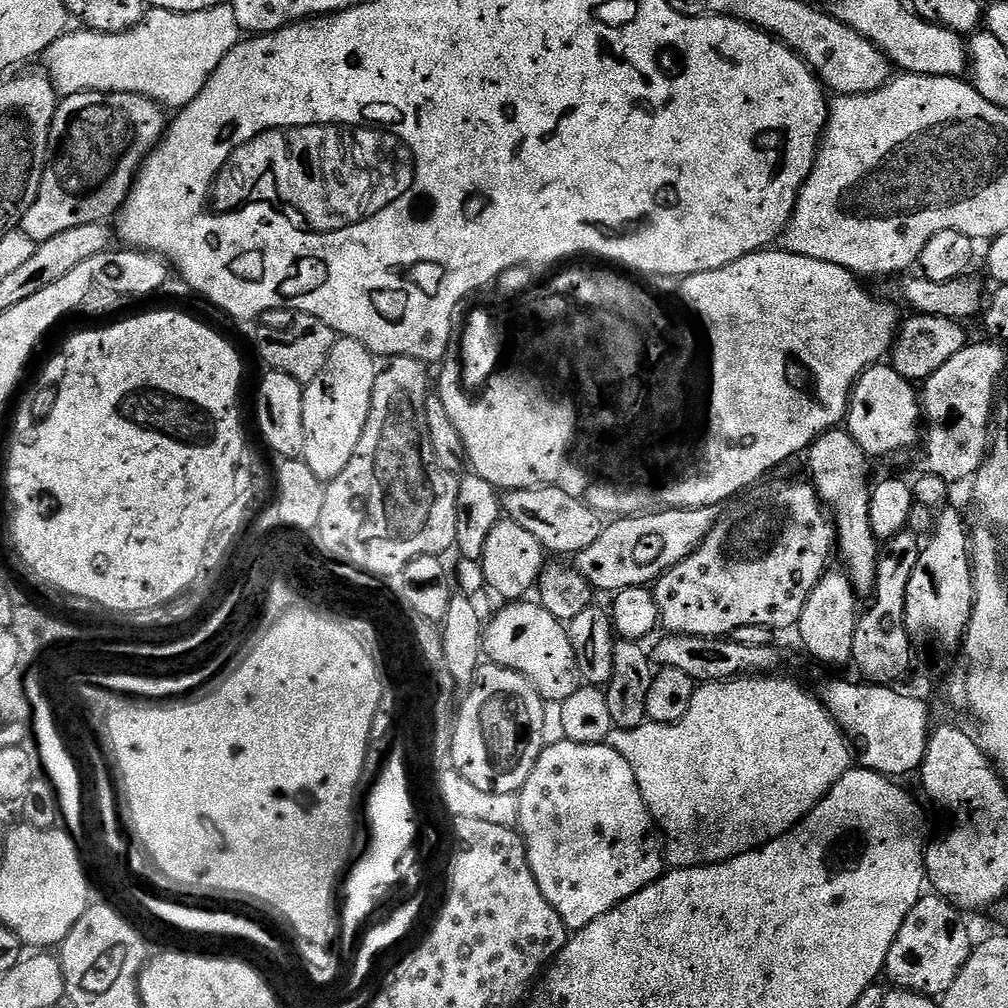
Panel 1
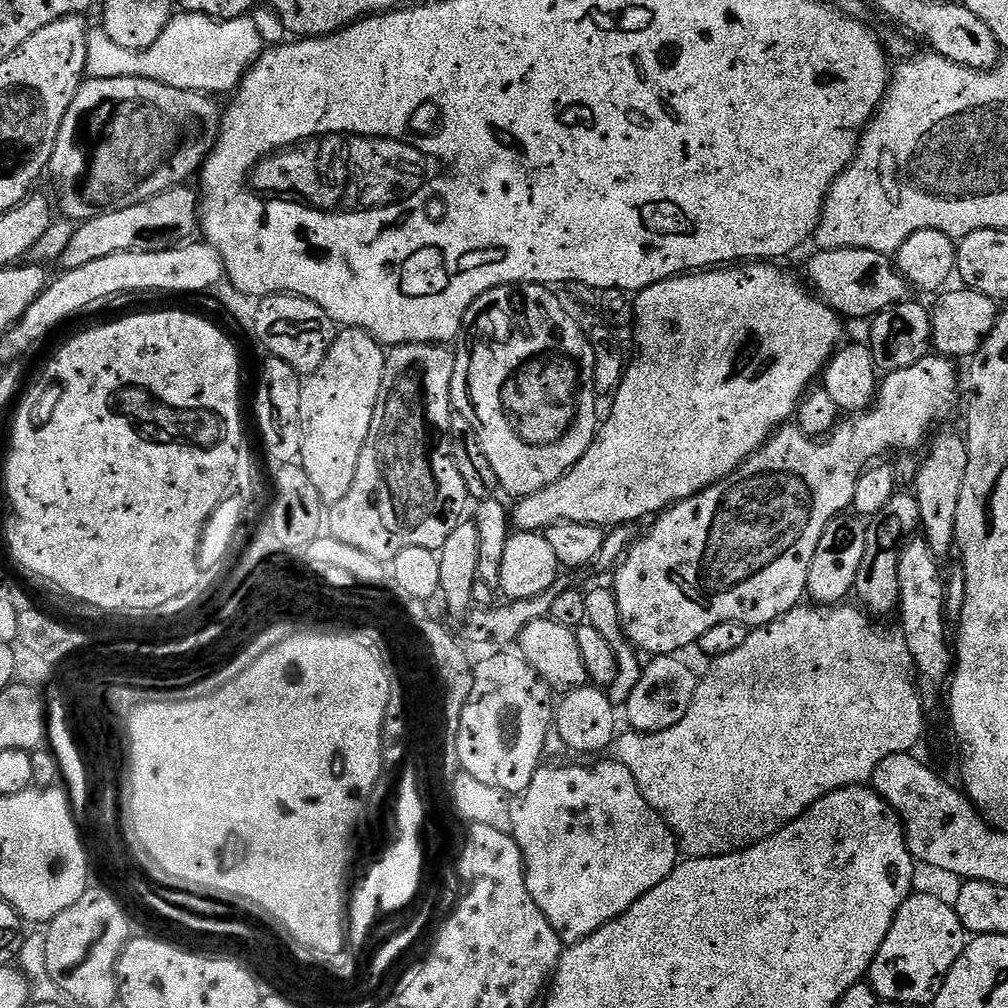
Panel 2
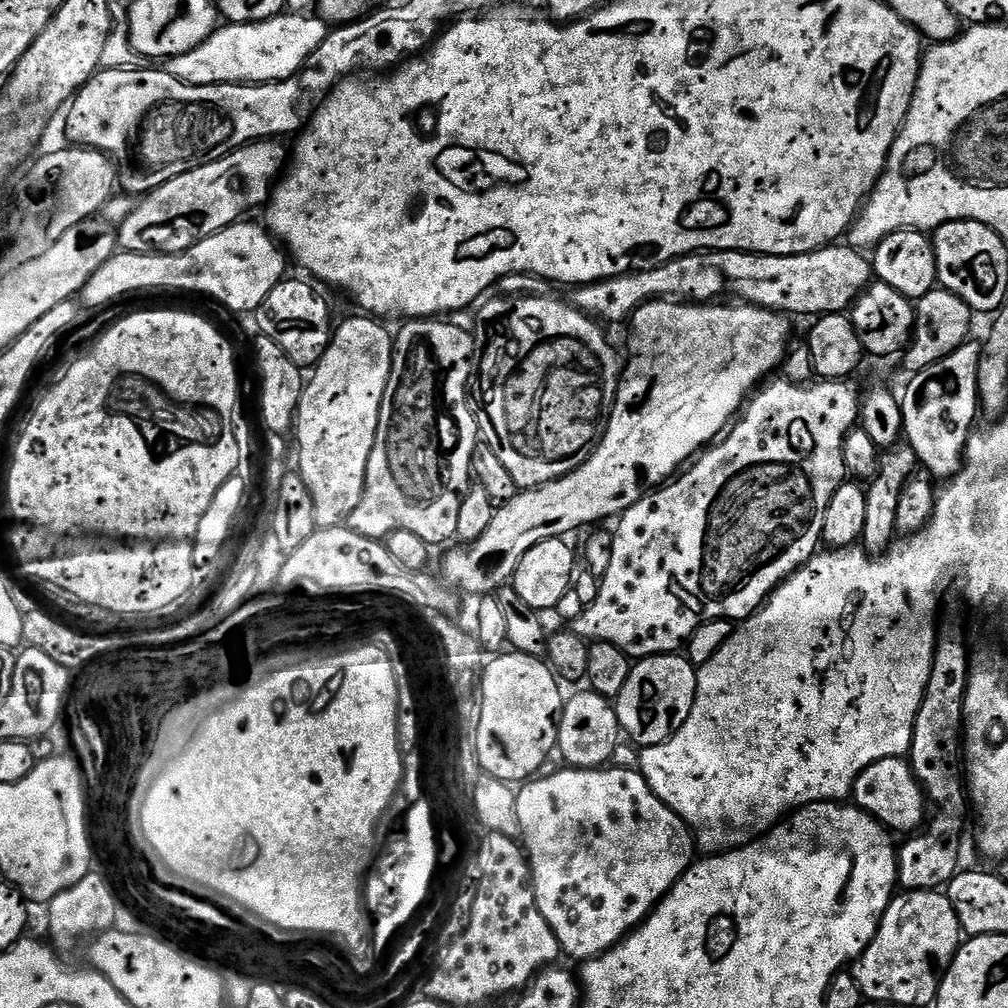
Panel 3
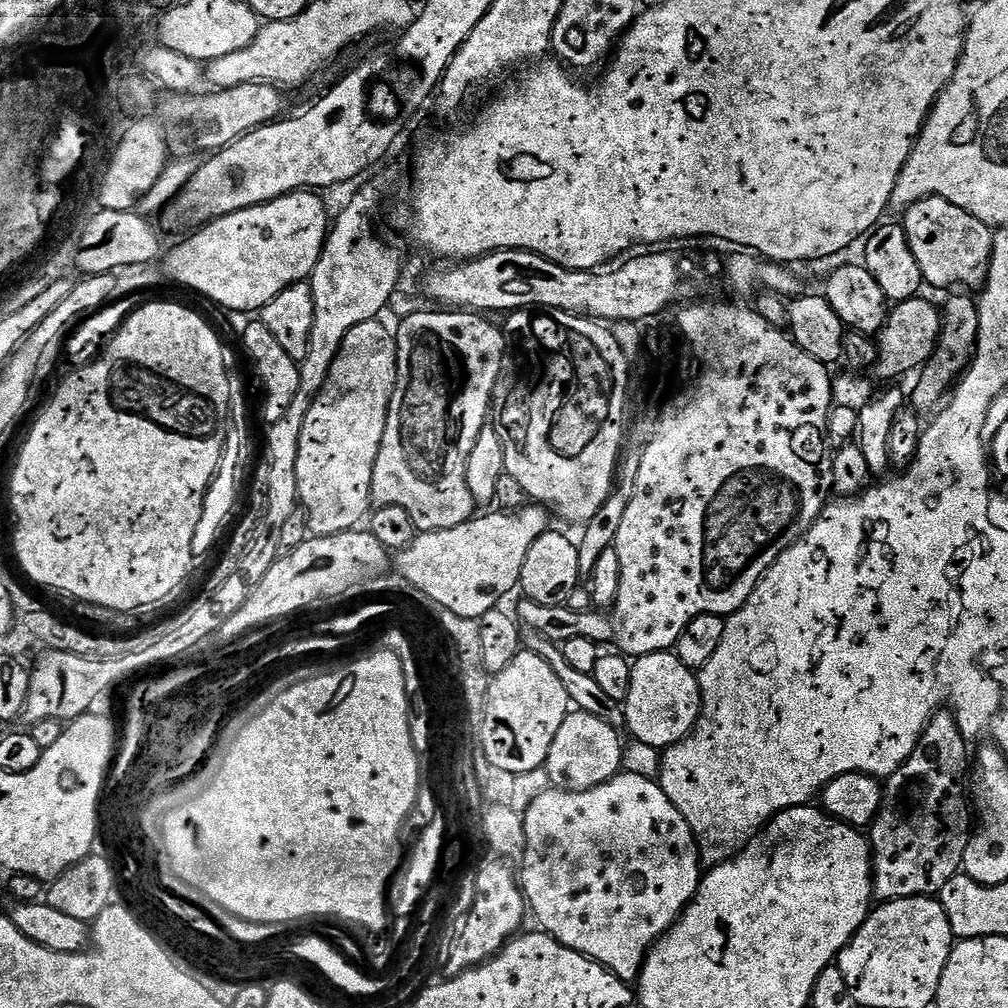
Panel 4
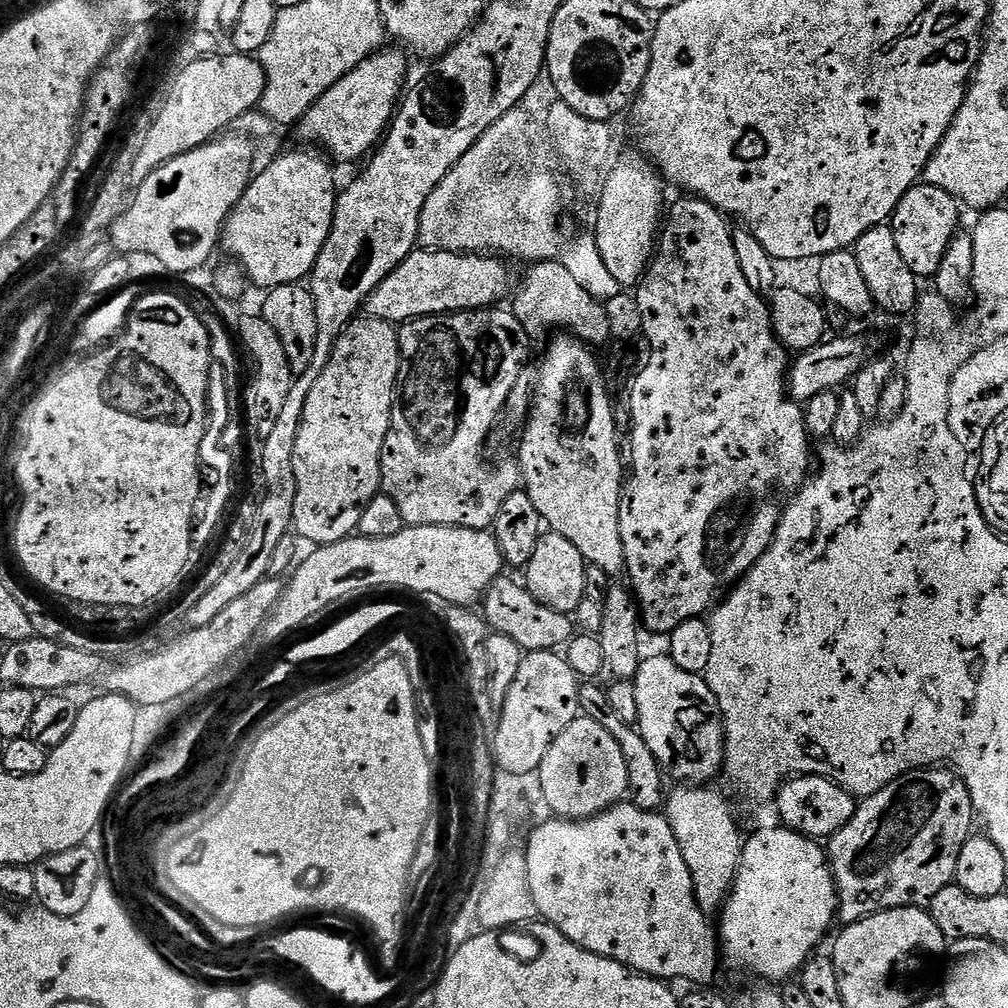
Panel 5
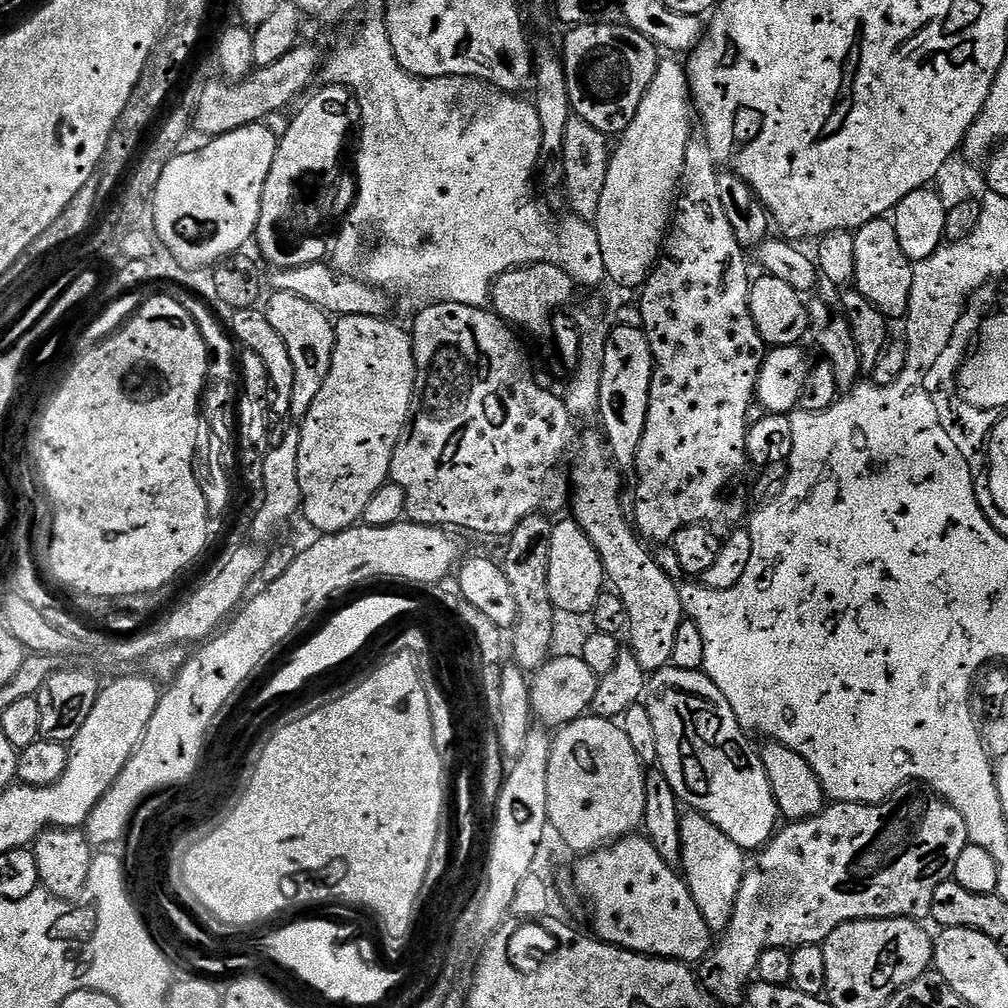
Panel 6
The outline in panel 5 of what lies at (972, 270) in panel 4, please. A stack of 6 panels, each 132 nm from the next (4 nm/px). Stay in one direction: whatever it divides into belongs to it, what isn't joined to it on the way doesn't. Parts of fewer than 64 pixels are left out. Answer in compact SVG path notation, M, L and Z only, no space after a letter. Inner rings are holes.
M925 182L916 183L904 195L902 202L898 202L890 221L894 230L894 243L898 245L906 266L910 266L918 278L935 277L936 271L942 266L942 254L946 254L950 242L961 227L960 210L962 211L961 205L955 197L946 190Z

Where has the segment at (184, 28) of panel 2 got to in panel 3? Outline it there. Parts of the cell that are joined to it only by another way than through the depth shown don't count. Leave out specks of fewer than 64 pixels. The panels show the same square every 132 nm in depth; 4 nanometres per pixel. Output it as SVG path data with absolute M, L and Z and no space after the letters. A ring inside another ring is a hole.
M281 14L257 24L225 23L194 50L167 61L166 71L194 86L283 82L307 65L310 54L322 46L329 31L329 25L316 14Z

